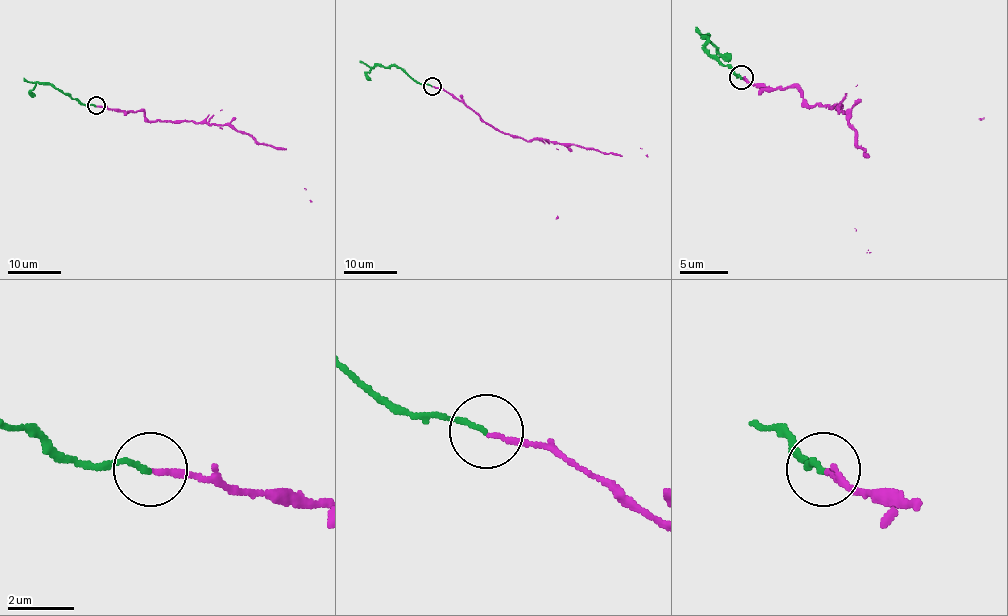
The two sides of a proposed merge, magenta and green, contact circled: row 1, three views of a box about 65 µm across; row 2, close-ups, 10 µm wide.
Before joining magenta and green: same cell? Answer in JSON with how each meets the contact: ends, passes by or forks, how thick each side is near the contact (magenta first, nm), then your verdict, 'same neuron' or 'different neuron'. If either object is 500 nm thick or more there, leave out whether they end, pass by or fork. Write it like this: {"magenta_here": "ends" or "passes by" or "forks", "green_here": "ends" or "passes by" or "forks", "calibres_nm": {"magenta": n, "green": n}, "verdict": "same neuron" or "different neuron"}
{"magenta_here": "ends", "green_here": "ends", "calibres_nm": {"magenta": 160, "green": 150}, "verdict": "same neuron"}

